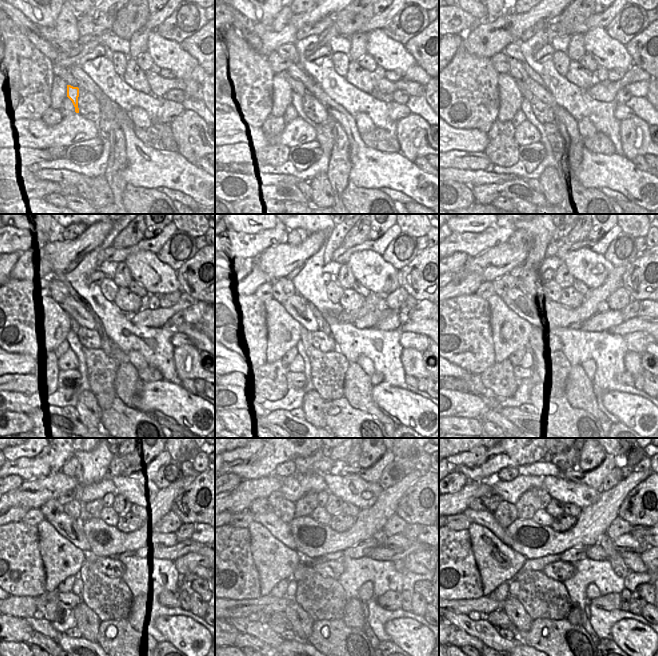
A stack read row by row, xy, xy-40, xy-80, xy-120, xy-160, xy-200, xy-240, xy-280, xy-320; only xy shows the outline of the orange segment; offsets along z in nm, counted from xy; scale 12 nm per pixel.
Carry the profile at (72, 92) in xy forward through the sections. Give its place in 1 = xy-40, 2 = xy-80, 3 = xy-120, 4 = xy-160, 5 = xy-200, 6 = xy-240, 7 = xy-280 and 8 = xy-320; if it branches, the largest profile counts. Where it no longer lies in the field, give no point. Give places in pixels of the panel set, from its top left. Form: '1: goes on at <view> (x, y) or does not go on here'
1: goes on at xy-40 (324, 136)
2: goes on at xy-80 (549, 135)
3: goes on at xy-120 (101, 368)
4: goes on at xy-160 (327, 368)
5: goes on at xy-200 (550, 371)
6: goes on at xy-240 (109, 598)
7: goes on at xy-280 (323, 598)
8: goes on at xy-320 (542, 597)

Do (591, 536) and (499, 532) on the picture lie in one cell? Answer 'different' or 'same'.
different

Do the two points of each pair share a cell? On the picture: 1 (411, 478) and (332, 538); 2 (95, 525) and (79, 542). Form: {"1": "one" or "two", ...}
{"1": "one", "2": "two"}

